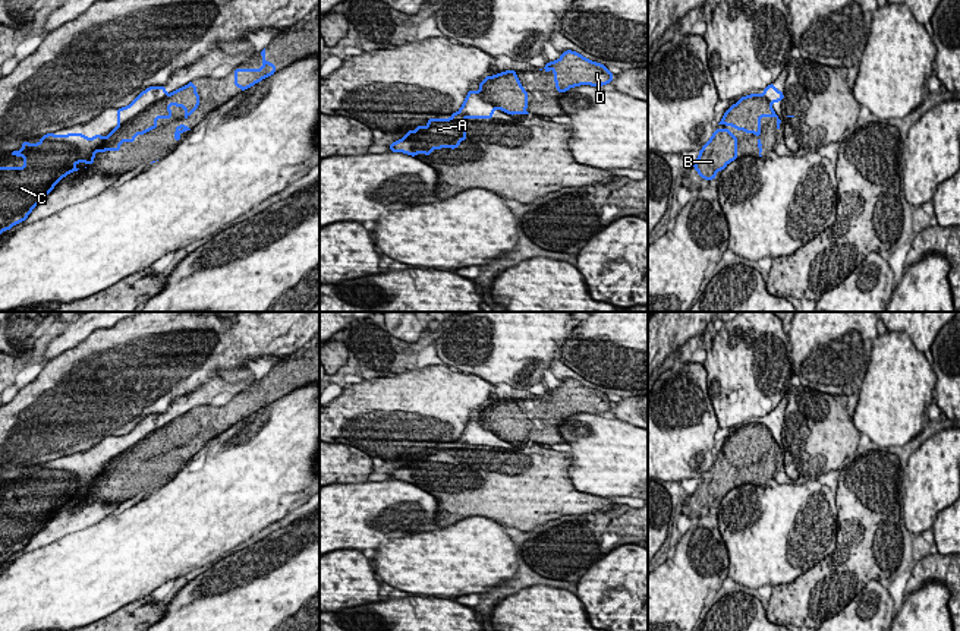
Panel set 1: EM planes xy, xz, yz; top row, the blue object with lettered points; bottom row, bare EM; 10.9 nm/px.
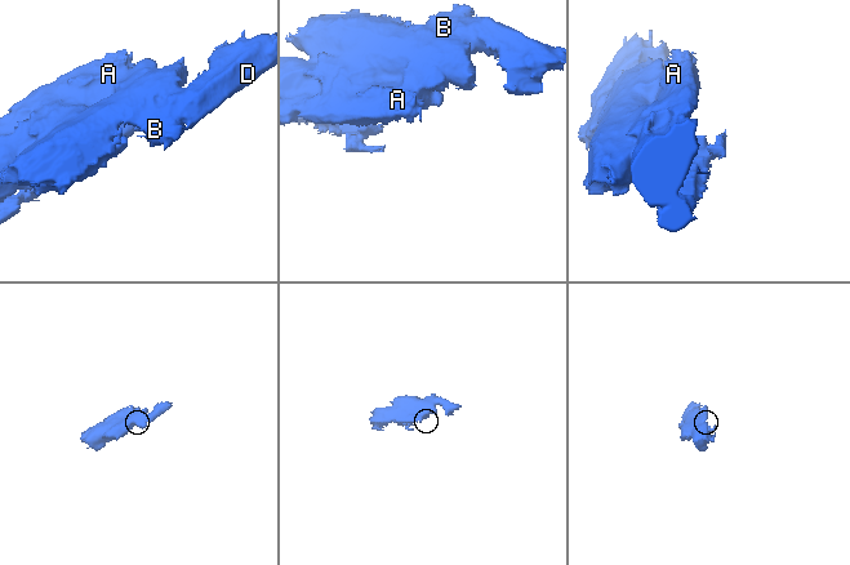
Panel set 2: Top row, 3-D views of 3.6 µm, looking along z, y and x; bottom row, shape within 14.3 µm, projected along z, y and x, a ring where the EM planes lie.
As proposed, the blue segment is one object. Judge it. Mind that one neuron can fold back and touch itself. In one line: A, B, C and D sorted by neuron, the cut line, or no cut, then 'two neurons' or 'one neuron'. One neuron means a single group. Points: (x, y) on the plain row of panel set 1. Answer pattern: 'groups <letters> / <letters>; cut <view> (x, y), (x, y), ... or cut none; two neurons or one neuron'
groups A C / B D; cut xy (166, 422), (119, 454); two neurons

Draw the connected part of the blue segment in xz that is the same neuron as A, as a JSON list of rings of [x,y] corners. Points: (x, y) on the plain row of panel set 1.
[[[470,417],[460,438],[450,442],[450,447],[428,447],[425,455],[418,452],[416,458],[407,458],[405,466],[388,474],[393,480],[405,480],[412,485],[416,485],[418,480],[431,483],[432,477],[444,474],[457,477],[460,470],[468,466],[463,448],[492,447],[495,438],[497,435],[488,430],[482,422]]]

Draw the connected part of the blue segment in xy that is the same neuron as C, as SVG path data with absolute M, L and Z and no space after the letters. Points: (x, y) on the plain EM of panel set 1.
M82 461L41 464L38 471L22 470L21 479L13 479L12 483L23 485L23 495L0 495L0 562L10 558L28 546L31 539L41 531L54 512L72 499L78 499L76 490L89 490L95 486L95 480L104 473L104 466L95 463L88 466Z

